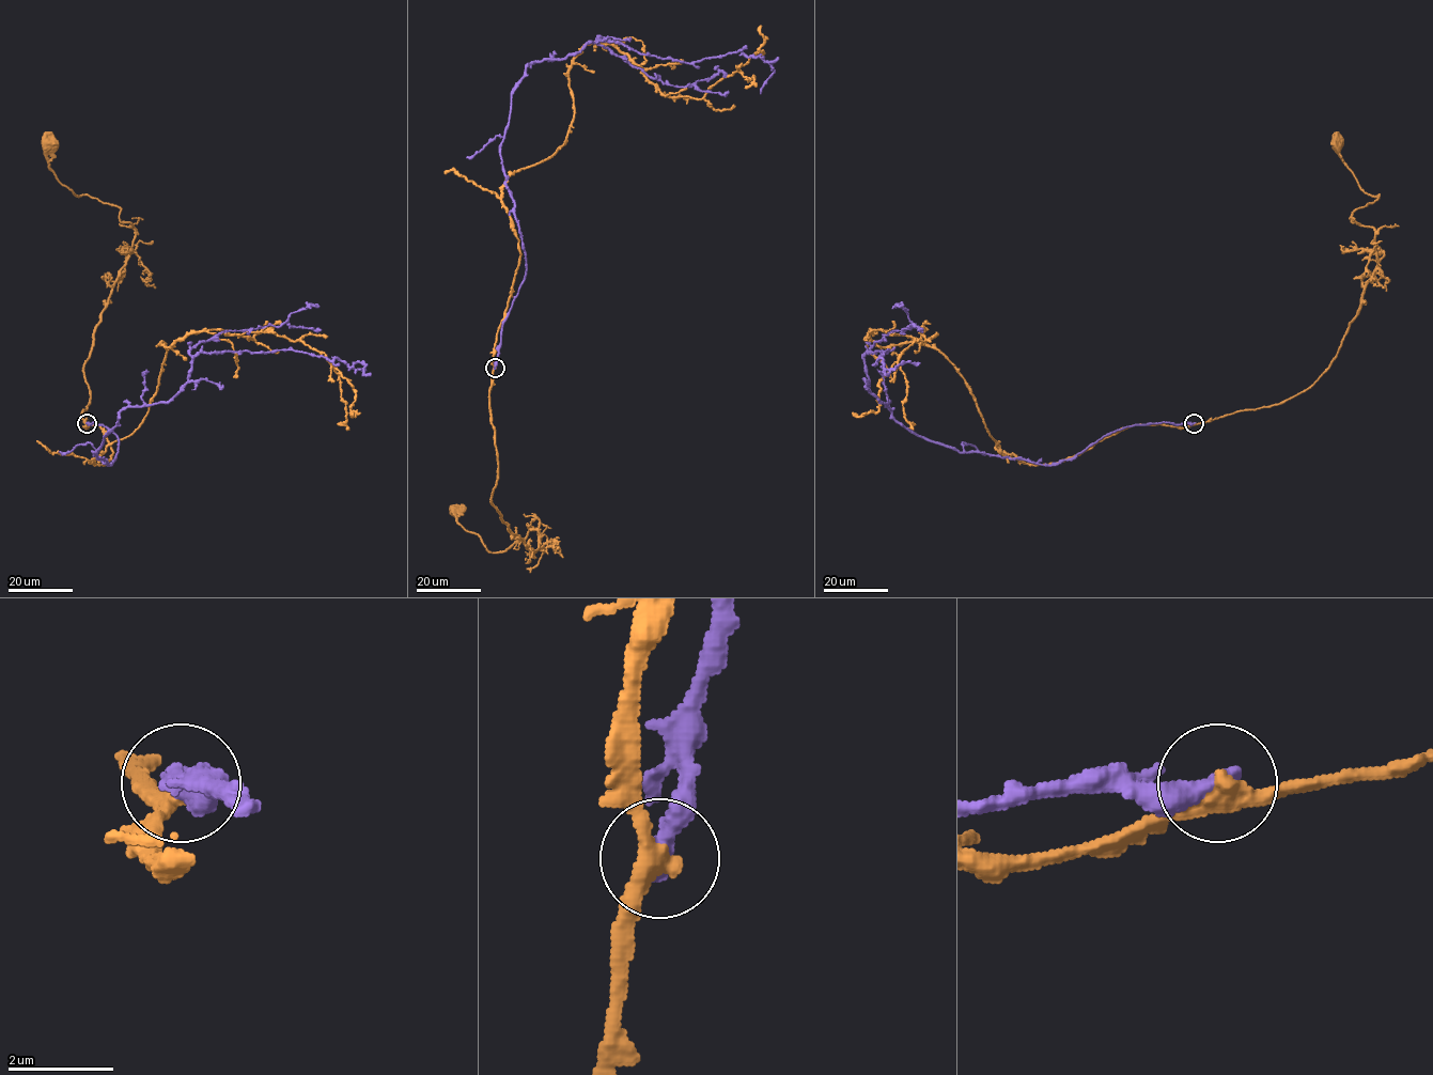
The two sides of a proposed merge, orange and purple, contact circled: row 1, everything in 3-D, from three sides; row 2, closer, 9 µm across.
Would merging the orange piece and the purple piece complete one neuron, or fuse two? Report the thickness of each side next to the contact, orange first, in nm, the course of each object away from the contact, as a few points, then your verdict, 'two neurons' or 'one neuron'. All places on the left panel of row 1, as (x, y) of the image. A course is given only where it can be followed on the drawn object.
360/380 nm | orange via (87, 423), (83, 368), (135, 230), (115, 205), (77, 196), (58, 181), (48, 142) | purple via (87, 423), (117, 436), (110, 465), (93, 452), (120, 413), (169, 402), (200, 353), (352, 362) | two neurons

